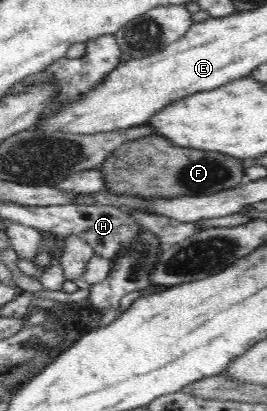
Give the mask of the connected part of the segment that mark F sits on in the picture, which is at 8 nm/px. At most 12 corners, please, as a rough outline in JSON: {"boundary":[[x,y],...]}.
{"boundary":[[151,134],[115,147],[104,189],[141,199],[245,182],[241,159]]}

